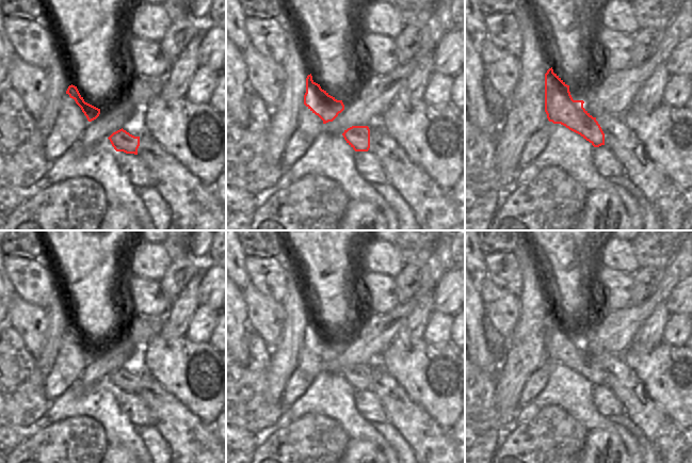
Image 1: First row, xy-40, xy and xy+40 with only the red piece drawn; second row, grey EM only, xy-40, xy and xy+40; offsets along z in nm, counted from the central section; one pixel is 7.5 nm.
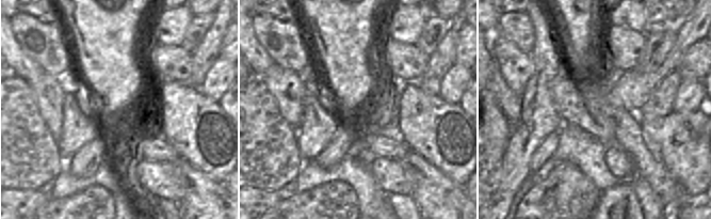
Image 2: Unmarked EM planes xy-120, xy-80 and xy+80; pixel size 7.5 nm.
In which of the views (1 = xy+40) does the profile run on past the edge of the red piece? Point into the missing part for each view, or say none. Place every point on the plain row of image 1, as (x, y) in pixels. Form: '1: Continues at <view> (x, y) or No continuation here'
1: No continuation here.

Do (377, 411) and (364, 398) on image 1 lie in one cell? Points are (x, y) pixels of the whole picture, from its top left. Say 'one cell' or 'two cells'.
one cell

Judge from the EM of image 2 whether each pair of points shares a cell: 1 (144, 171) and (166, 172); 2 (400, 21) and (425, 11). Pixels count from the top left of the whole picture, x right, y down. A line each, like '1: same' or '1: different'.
1: same
2: same

